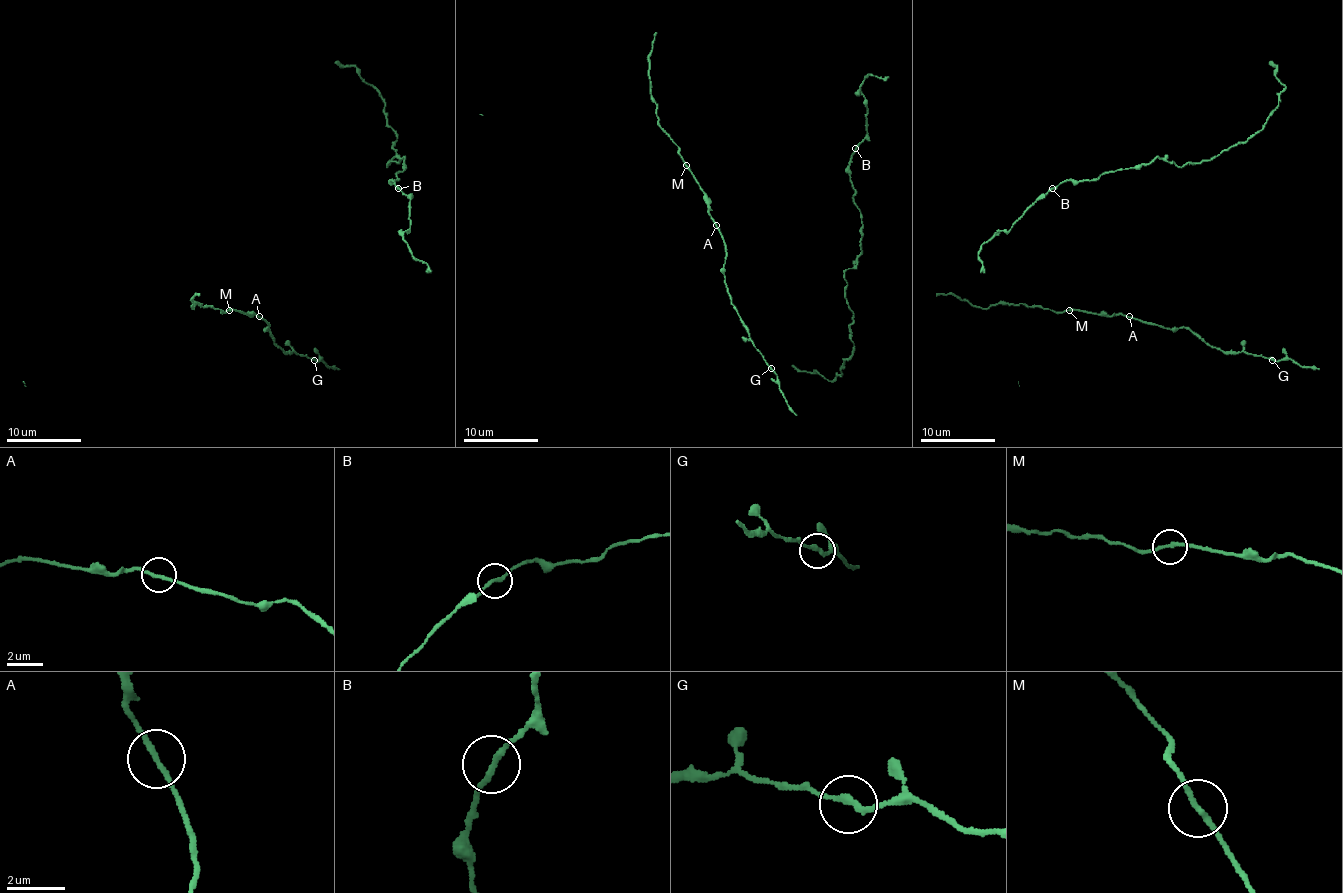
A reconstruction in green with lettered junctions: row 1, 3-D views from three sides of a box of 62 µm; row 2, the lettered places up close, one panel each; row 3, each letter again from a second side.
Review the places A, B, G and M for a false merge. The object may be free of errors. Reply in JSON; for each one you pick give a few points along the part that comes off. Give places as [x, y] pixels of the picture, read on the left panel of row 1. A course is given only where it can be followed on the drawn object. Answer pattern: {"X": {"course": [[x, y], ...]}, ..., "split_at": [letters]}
{"split_at": []}

